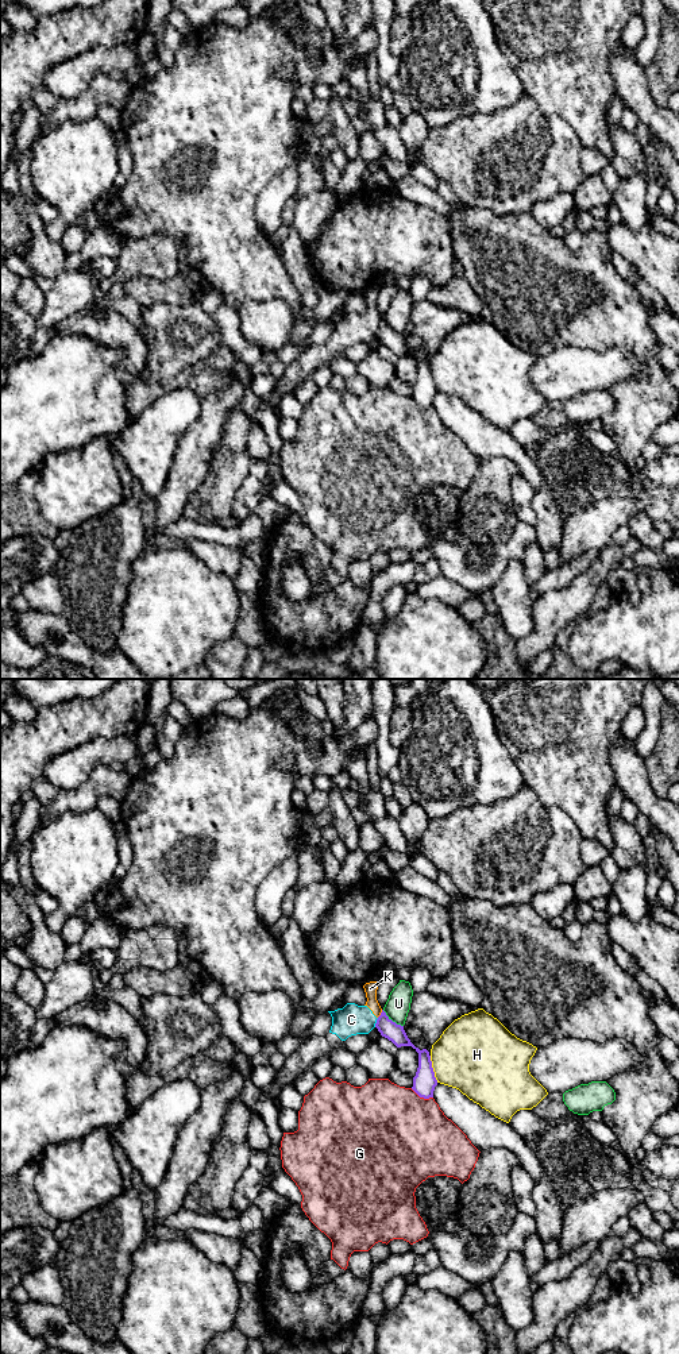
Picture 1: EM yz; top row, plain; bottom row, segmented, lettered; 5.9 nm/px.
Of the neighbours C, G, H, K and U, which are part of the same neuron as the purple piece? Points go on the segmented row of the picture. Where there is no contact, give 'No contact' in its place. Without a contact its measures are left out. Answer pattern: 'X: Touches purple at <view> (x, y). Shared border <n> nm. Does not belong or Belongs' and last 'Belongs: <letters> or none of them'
C: Touches purple at yz (377, 1022). Shared border 60 nm. Does not belong
G: Touches purple at yz (421, 1096). Shared border 150 nm. Does not belong
H: Touches purple at yz (432, 1069). Shared border 170 nm. Does not belong
K: Touches purple at yz (381, 1014). Shared border 60 nm. Does not belong
U: Touches purple at yz (392, 1021). Shared border 160 nm. Does not belong
Belongs: none of them

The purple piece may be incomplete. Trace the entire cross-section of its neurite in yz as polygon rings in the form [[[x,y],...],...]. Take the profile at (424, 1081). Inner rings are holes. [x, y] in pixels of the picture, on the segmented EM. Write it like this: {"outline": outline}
{"outline": [[[383,1010],[377,1019],[375,1027],[382,1037],[391,1041],[397,1048],[412,1046],[418,1053],[418,1068],[416,1076],[413,1077],[412,1089],[420,1098],[433,1098],[433,1091],[437,1085],[437,1080],[435,1077],[429,1052],[427,1049],[420,1050],[418,1048],[416,1048],[408,1038],[404,1026],[393,1022]]]}

